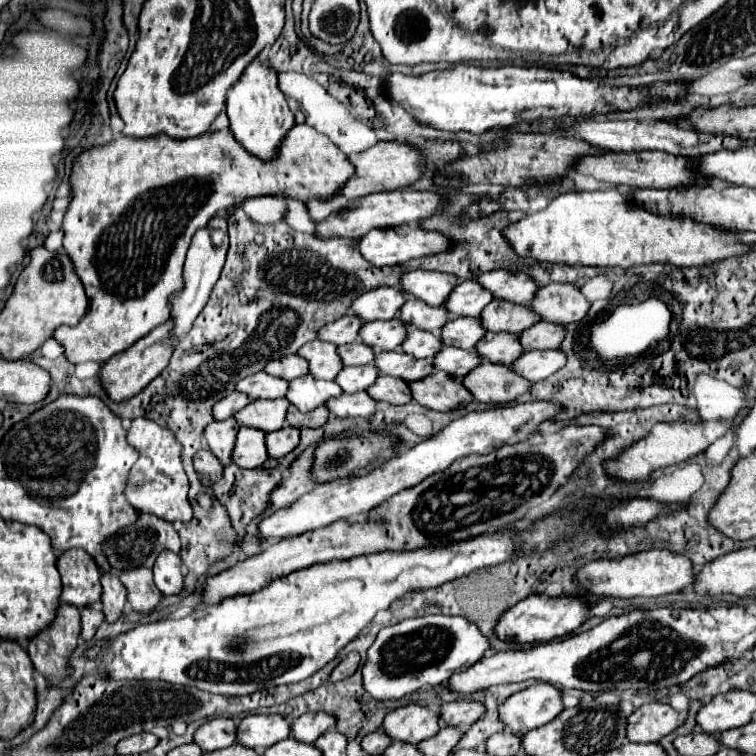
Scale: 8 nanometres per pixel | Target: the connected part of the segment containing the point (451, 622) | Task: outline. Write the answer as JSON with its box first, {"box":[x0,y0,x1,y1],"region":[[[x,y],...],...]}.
{"box":[361,615,489,701],"region":[[[425,615],[417,619],[405,619],[379,631],[375,643],[367,651],[367,661],[361,669],[363,689],[379,701],[401,699],[421,687],[437,687],[447,683],[453,673],[459,673],[477,663],[489,641],[481,631],[465,617],[449,615]]]}

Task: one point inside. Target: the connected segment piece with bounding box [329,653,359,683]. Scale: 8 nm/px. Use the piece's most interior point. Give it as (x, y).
(348, 666)

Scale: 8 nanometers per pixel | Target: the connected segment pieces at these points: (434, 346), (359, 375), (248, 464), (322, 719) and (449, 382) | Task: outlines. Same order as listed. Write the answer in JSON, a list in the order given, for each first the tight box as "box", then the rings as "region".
[{"box":[399,327,441,359],"region":[[[411,327],[407,329],[407,339],[399,349],[403,349],[403,353],[409,353],[417,359],[433,359],[441,349],[441,339],[435,333]]]},{"box":[335,365,379,393],"region":[[[363,365],[363,367],[343,367],[339,375],[335,377],[335,383],[343,389],[343,393],[355,393],[361,389],[367,389],[371,383],[375,383],[379,371],[375,365]]]},{"box":[231,427,267,469],"region":[[[241,427],[235,441],[235,451],[231,455],[231,461],[243,469],[255,469],[263,465],[267,459],[265,449],[265,433],[251,427]]]},{"box":[291,713,335,743],"region":[[[305,713],[291,723],[291,737],[299,743],[313,743],[325,731],[335,727],[335,719],[325,713]]]},{"box":[409,371,473,411],"region":[[[433,371],[427,379],[409,383],[413,399],[433,411],[453,411],[473,401],[473,395],[463,387],[461,379],[447,375],[445,371]]]}]

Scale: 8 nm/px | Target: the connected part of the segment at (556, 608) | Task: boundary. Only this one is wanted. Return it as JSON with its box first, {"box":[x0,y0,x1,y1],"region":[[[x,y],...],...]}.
{"box":[495,593,587,643],"region":[[[545,593],[525,597],[511,609],[507,609],[499,623],[495,625],[495,635],[499,641],[509,643],[547,643],[573,633],[579,625],[587,621],[587,605],[577,597],[549,597]]]}

